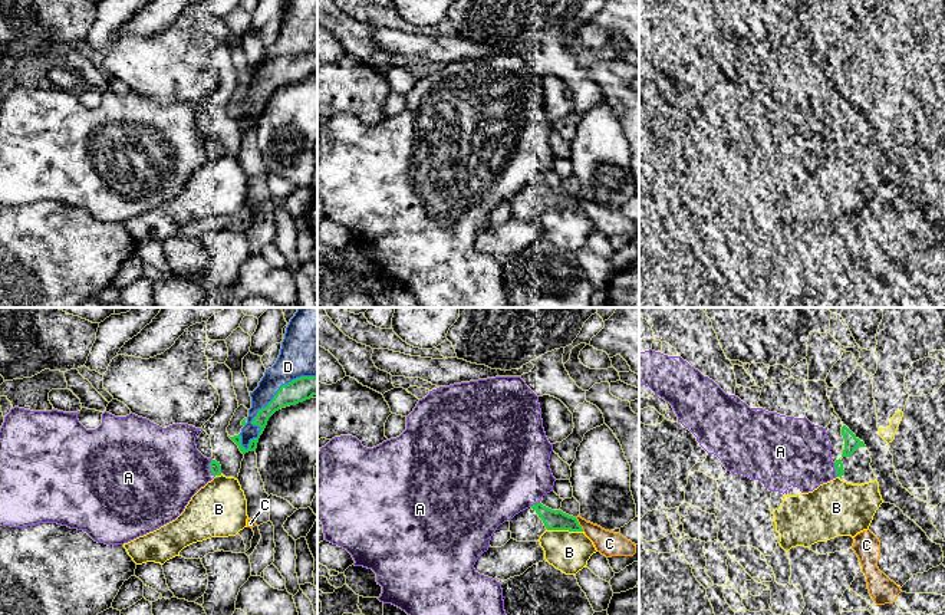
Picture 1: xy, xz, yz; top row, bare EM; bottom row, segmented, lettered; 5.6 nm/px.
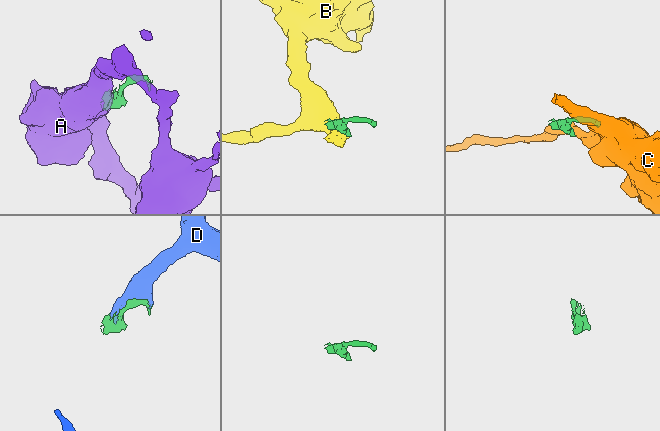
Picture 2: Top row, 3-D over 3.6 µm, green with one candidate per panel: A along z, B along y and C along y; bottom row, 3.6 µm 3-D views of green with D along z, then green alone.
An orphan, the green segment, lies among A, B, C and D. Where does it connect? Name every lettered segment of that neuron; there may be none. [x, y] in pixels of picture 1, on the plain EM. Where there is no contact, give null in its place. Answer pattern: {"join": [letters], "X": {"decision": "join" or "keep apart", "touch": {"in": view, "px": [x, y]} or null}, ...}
{"join": ["D"], "A": {"decision": "keep apart", "touch": {"in": "xy", "px": [210, 145]}}, "B": {"decision": "keep apart", "touch": {"in": "xz", "px": [565, 207]}}, "C": {"decision": "keep apart", "touch": {"in": "xz", "px": [579, 203]}}, "D": {"decision": "join", "touch": {"in": "xy", "px": [264, 85]}}}

